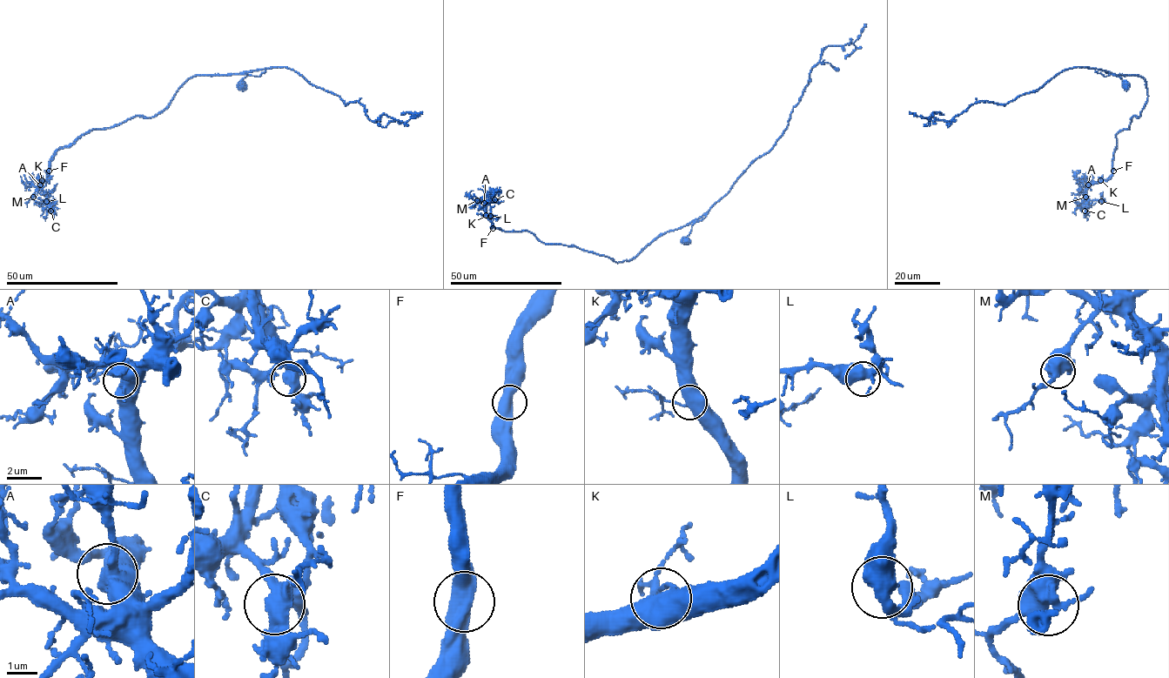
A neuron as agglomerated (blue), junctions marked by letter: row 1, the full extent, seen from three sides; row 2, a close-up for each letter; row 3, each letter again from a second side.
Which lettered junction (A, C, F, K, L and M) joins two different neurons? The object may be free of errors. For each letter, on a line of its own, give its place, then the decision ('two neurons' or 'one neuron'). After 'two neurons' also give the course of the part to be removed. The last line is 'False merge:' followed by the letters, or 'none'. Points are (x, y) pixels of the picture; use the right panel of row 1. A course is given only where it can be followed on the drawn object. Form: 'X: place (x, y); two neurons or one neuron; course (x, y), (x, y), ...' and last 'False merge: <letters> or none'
A: place (1088, 184); one neuron
C: place (1085, 211); one neuron
F: place (1113, 171); one neuron
K: place (1100, 180); one neuron
L: place (1101, 201); one neuron
M: place (1085, 197); one neuron
False merge: none

